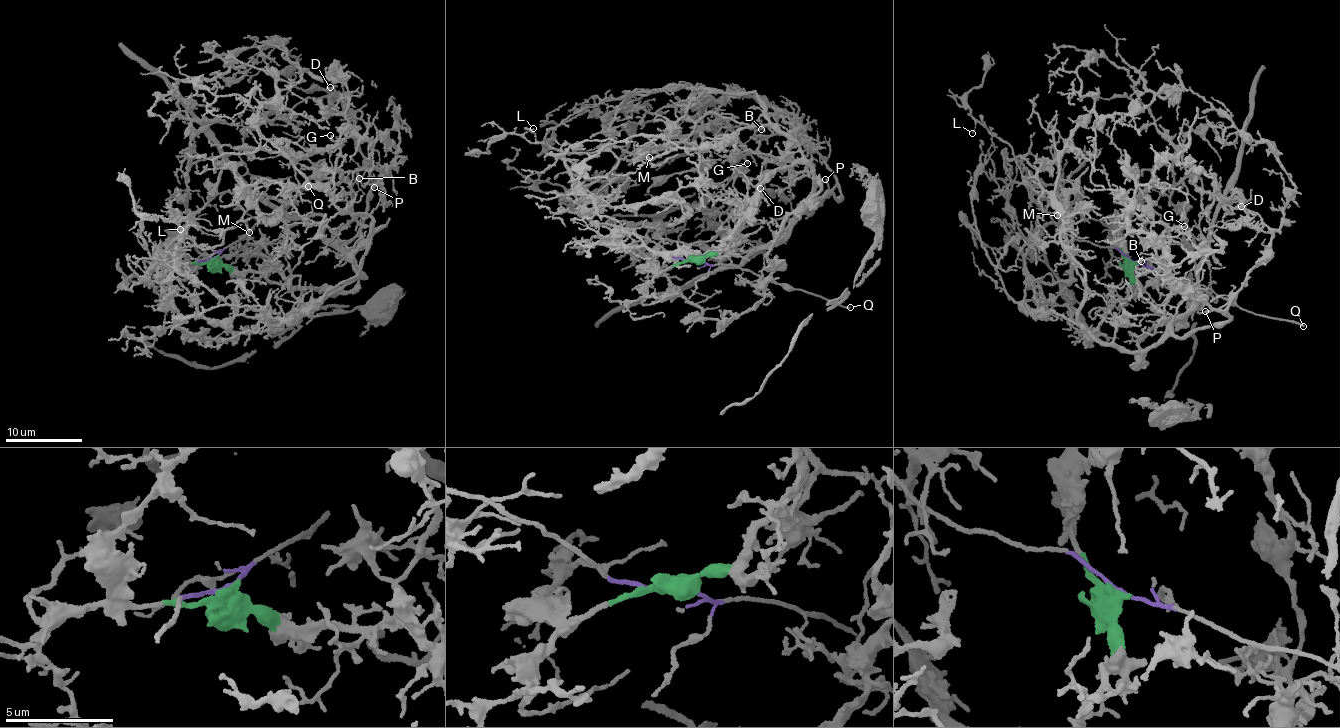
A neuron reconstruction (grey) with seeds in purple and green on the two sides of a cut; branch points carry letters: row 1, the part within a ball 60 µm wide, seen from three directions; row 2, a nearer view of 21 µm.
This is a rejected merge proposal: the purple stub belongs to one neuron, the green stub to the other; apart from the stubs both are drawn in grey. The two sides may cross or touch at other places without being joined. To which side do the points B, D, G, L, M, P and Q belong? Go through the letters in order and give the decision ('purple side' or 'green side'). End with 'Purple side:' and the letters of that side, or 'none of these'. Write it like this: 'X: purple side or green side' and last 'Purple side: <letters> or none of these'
B: green side
D: green side
G: green side
L: purple side
M: green side
P: green side
Q: purple side
Purple side: L, Q

